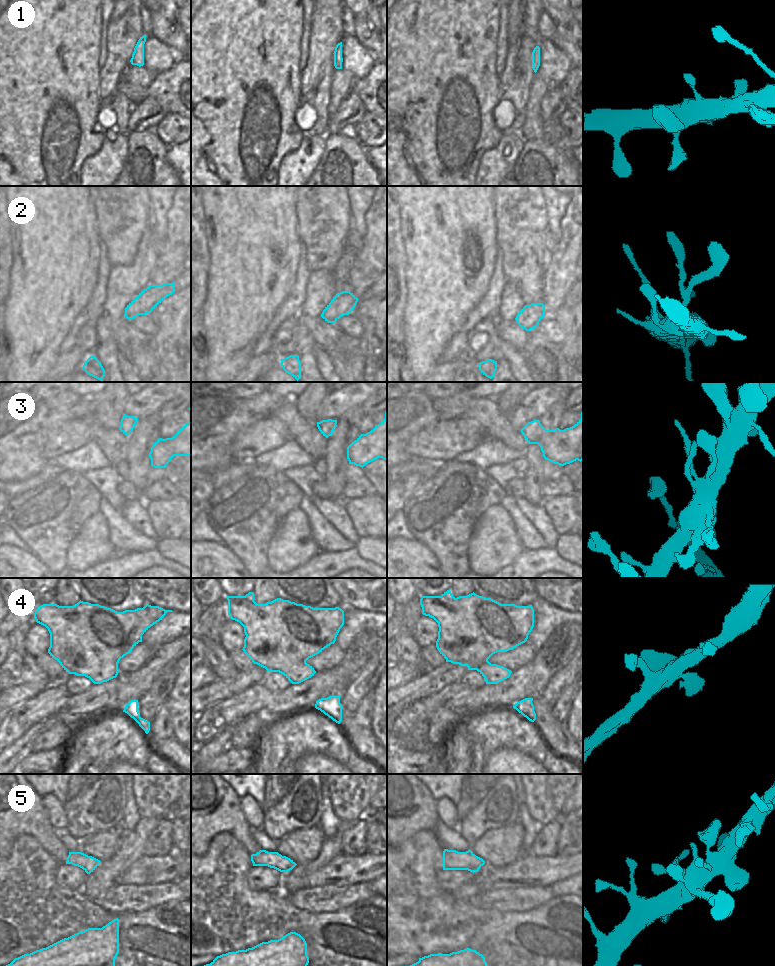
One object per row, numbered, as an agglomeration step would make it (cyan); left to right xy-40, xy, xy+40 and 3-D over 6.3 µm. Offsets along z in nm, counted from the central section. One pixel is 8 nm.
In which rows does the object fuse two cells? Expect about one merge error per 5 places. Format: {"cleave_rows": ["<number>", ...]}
{"cleave_rows": ["3"]}

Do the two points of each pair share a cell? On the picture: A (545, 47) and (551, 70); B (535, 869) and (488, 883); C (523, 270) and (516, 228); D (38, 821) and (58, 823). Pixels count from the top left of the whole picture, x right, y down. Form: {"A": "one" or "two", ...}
{"A": "one", "B": "one", "C": "one", "D": "two"}

